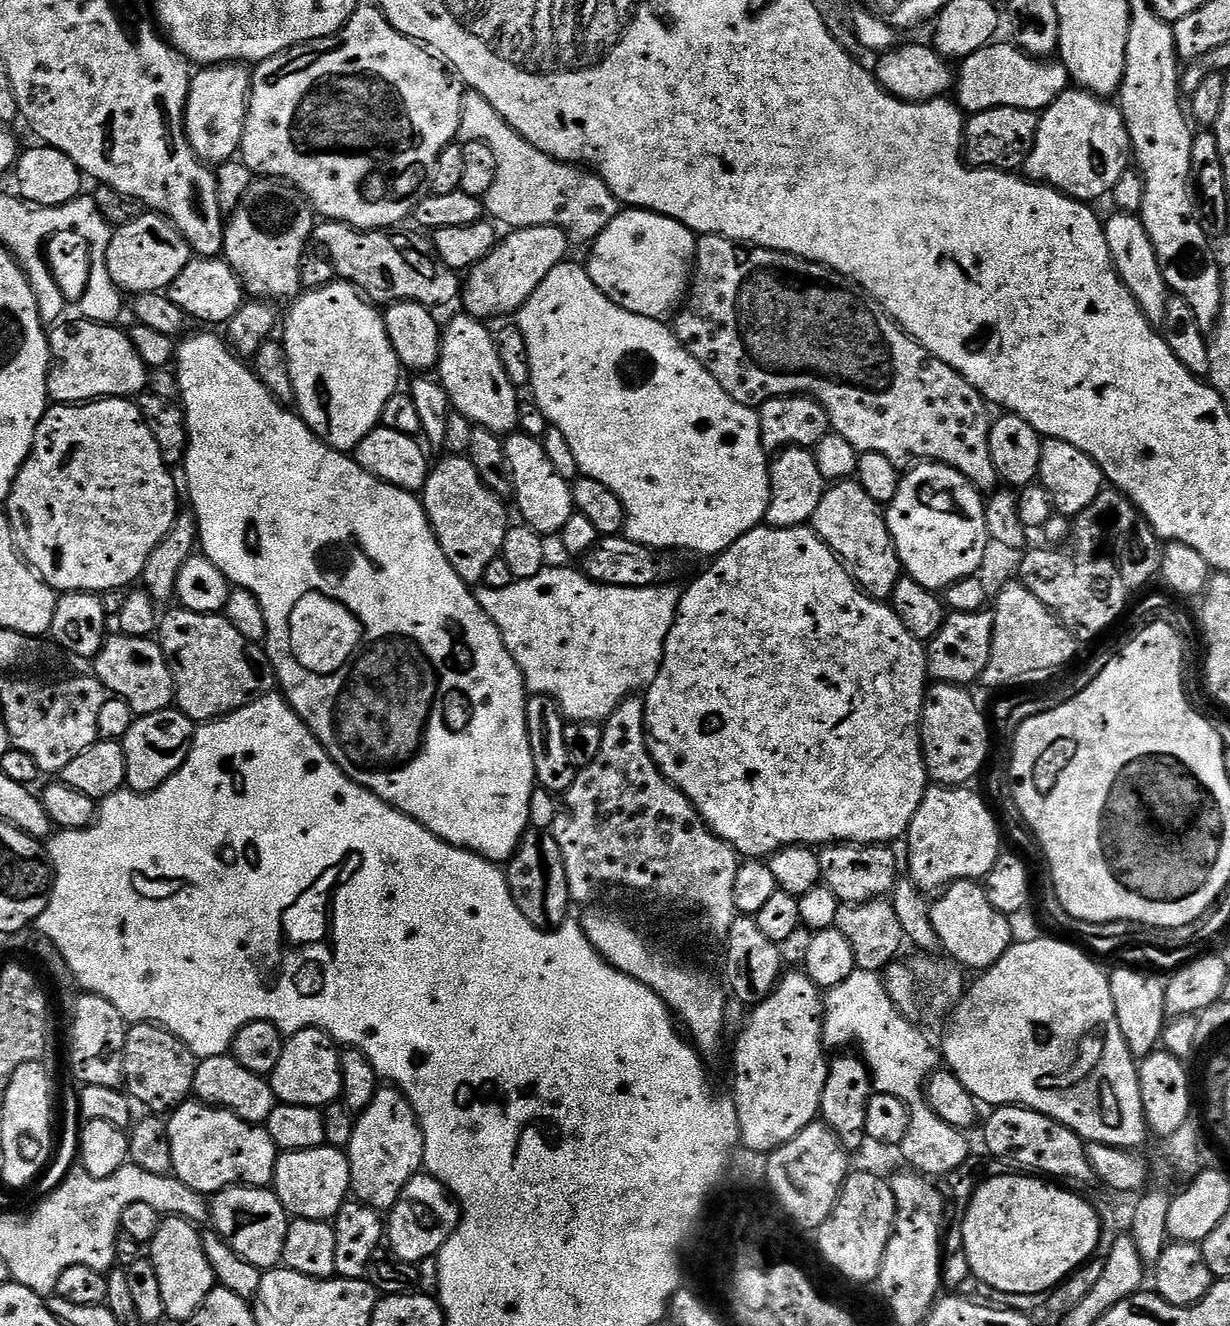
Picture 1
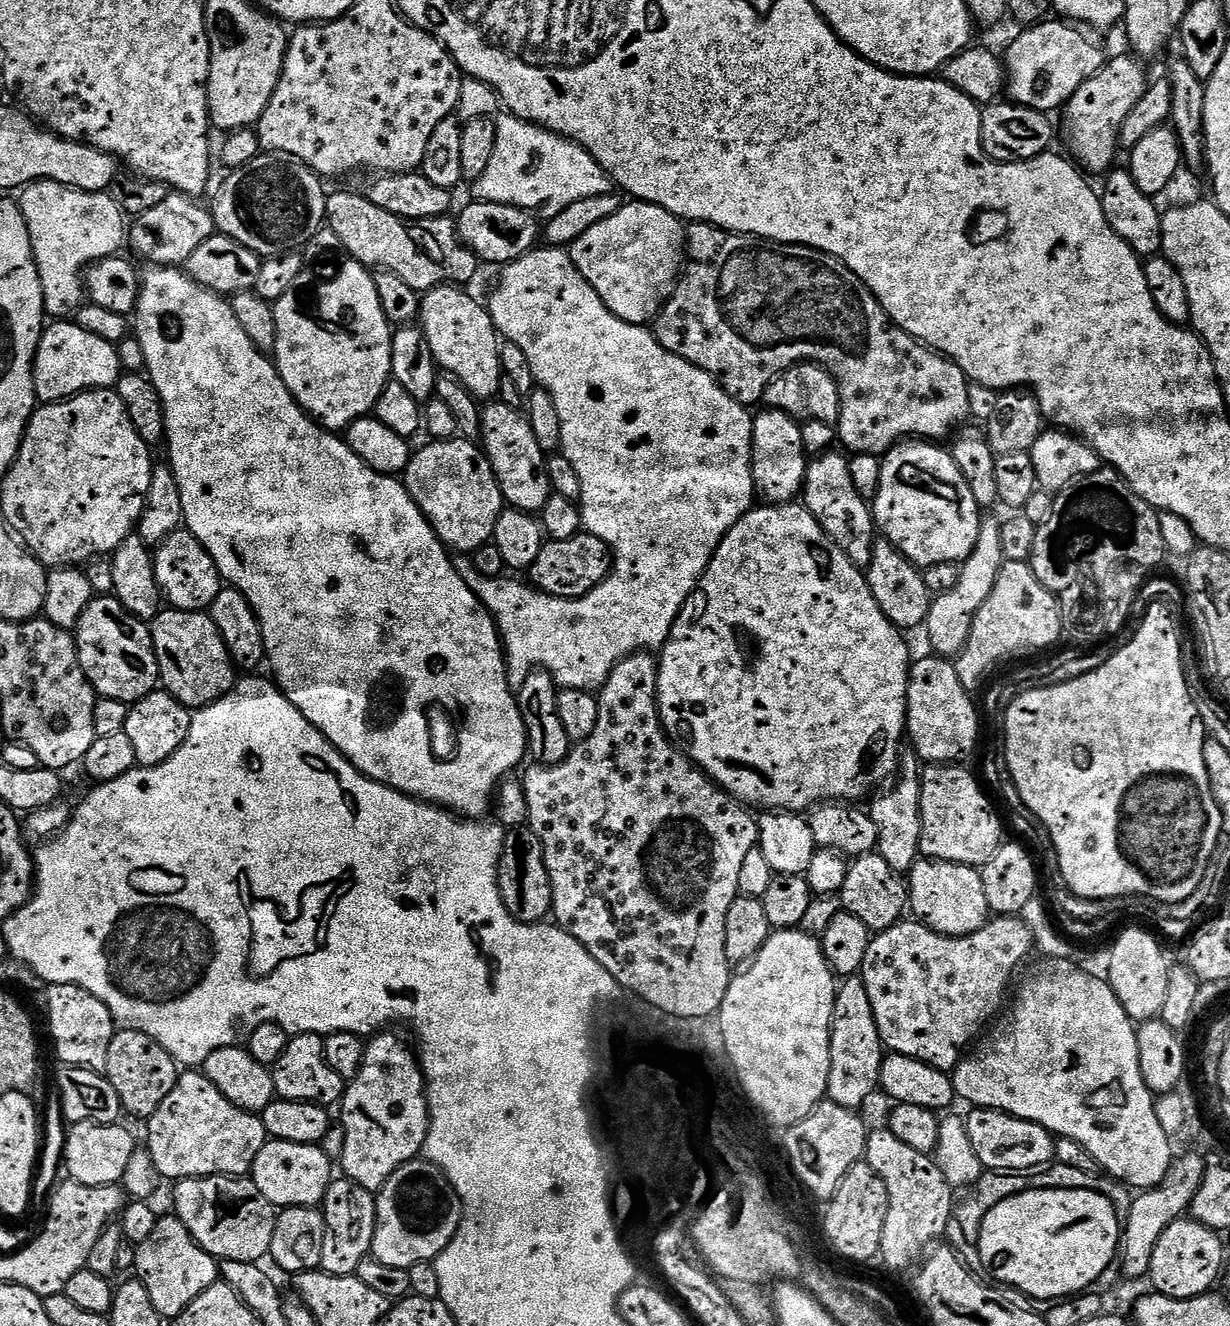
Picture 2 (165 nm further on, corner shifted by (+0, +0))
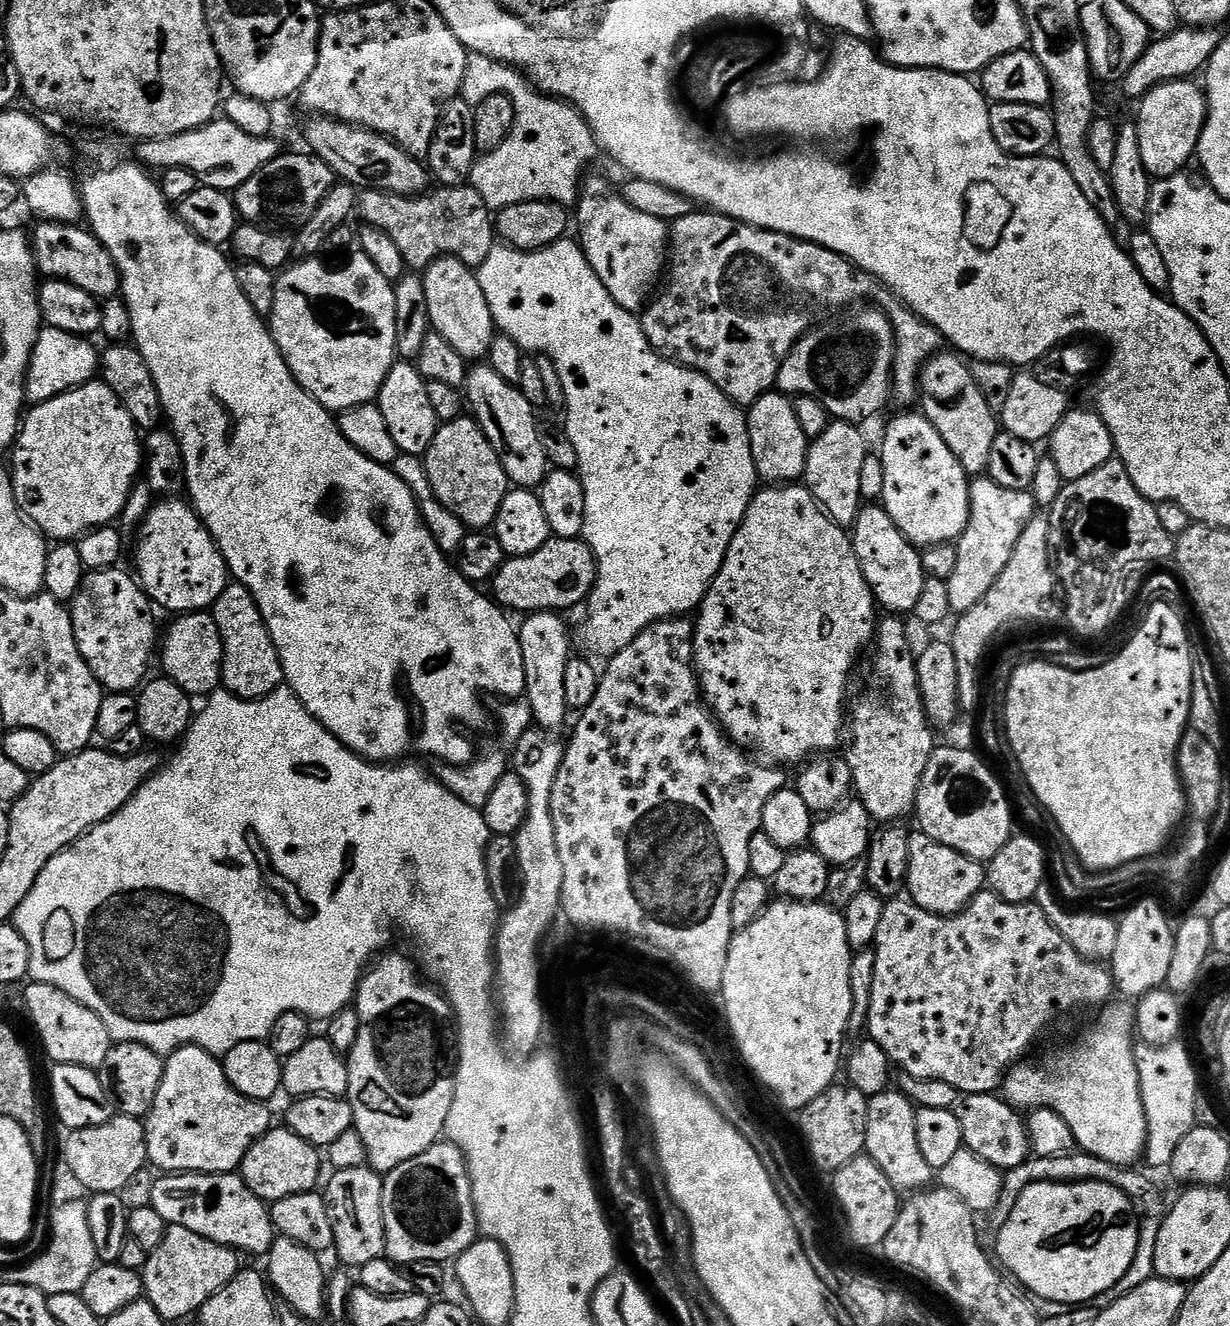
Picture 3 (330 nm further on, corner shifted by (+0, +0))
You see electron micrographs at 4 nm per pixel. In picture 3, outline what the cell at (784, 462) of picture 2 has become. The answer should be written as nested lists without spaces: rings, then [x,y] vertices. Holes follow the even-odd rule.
[[[779,390],[759,396],[746,412],[750,450],[754,454],[757,477],[772,486],[799,481],[806,470],[810,437],[802,434],[802,425],[794,415],[792,400]]]

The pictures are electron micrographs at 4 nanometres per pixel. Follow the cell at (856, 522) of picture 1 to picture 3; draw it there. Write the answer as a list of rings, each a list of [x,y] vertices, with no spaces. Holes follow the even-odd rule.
[[[845,420],[829,423],[828,428],[809,443],[806,470],[802,477],[827,516],[845,530],[851,529],[862,507],[862,462],[869,456],[870,448],[864,445],[860,431],[857,425],[848,424]]]

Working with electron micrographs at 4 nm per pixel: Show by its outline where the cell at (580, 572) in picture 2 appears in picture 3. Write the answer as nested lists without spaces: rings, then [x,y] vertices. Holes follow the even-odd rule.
[[[548,540],[534,554],[505,559],[490,581],[491,595],[497,604],[513,613],[533,612],[563,613],[563,608],[583,605],[596,585],[596,556],[592,547],[583,540]]]

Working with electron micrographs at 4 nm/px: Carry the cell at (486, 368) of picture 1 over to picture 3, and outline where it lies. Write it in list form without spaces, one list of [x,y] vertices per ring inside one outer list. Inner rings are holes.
[[[441,256],[429,264],[422,272],[426,292],[426,310],[431,331],[442,334],[458,354],[469,362],[480,362],[485,359],[492,345],[492,337],[497,335],[496,323],[492,320],[490,306],[486,306],[486,294],[482,294],[482,286],[478,286],[475,271],[453,256]]]

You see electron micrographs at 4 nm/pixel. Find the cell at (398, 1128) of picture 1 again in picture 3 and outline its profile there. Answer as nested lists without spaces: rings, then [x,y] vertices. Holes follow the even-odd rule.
[[[385,951],[375,961],[376,968],[375,964],[369,967],[360,978],[354,1001],[360,1016],[358,1040],[346,1056],[346,1099],[352,1105],[354,1132],[360,1135],[364,1143],[367,1163],[381,1174],[393,1172],[402,1166],[402,1162],[410,1162],[410,1158],[418,1158],[418,1154],[430,1150],[430,1146],[434,1146],[445,1135],[444,1123],[456,1093],[458,1063],[458,1029],[454,1023],[452,1005],[439,987],[425,982],[421,973],[412,969],[411,955],[403,956],[400,952],[392,951]]]

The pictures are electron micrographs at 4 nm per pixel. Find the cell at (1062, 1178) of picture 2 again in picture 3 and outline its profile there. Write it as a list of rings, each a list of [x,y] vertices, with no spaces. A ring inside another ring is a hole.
[[[1083,1150],[1067,1152],[1054,1158],[1042,1158],[1041,1156],[1033,1155],[1005,1175],[1004,1189],[998,1198],[998,1202],[992,1207],[990,1219],[993,1220],[993,1225],[1004,1224],[1006,1218],[1010,1218],[1010,1214],[1022,1194],[1022,1190],[1026,1190],[1032,1184],[1037,1184],[1043,1180],[1061,1180],[1063,1184],[1074,1184],[1082,1180],[1098,1180],[1118,1186],[1132,1200],[1132,1207],[1140,1225],[1140,1245],[1134,1254],[1134,1262],[1130,1262],[1130,1270],[1126,1270],[1122,1282],[1118,1282],[1109,1292],[1098,1294],[1095,1298],[1094,1304],[1098,1309],[1109,1308],[1114,1302],[1118,1302],[1118,1298],[1130,1294],[1130,1290],[1138,1290],[1138,1286],[1142,1286],[1142,1282],[1153,1279],[1154,1276],[1154,1246],[1158,1242],[1160,1223],[1164,1221],[1166,1203],[1164,1204],[1164,1196],[1160,1193],[1159,1186],[1147,1176],[1149,1173],[1147,1171],[1144,1171],[1145,1173],[1139,1172],[1138,1169],[1139,1167],[1136,1166],[1106,1162],[1102,1158]]]

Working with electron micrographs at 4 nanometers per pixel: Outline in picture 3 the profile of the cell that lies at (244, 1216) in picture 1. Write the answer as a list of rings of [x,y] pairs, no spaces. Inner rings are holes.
[[[186,1172],[161,1175],[154,1179],[152,1208],[158,1210],[170,1226],[186,1226],[186,1230],[194,1230],[194,1234],[202,1234],[202,1238],[210,1242],[235,1248],[240,1254],[253,1252],[263,1257],[278,1239],[269,1205],[248,1189],[244,1177],[239,1174]]]

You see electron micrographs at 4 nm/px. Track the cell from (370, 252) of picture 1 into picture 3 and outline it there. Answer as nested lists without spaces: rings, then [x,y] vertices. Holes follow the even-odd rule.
[[[436,186],[427,194],[419,196],[399,196],[382,190],[363,190],[356,198],[356,212],[364,219],[363,223],[367,227],[390,234],[391,240],[398,245],[398,250],[402,250],[405,265],[412,270],[423,270],[441,256],[458,258],[467,268],[475,270],[482,262],[486,262],[486,254],[490,254],[494,246],[493,213],[478,194],[478,190],[471,186]]]

